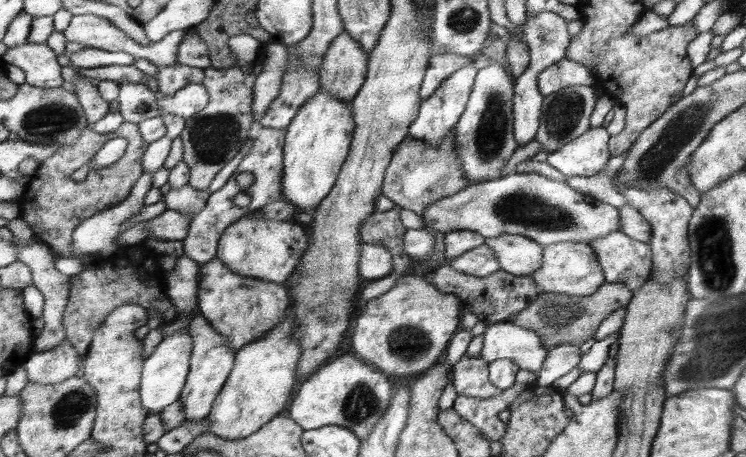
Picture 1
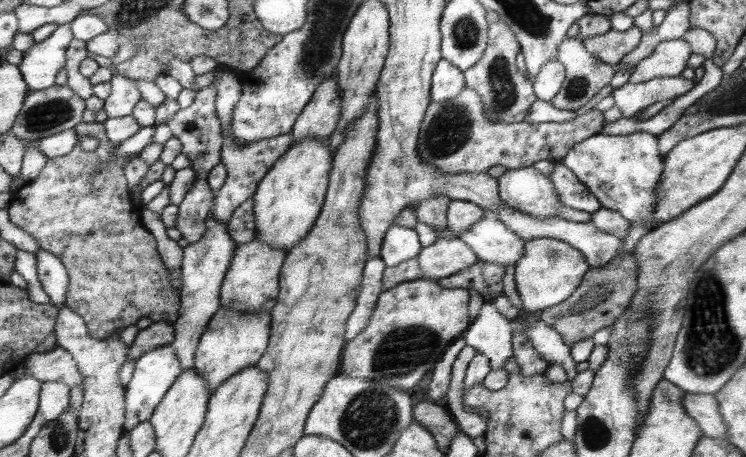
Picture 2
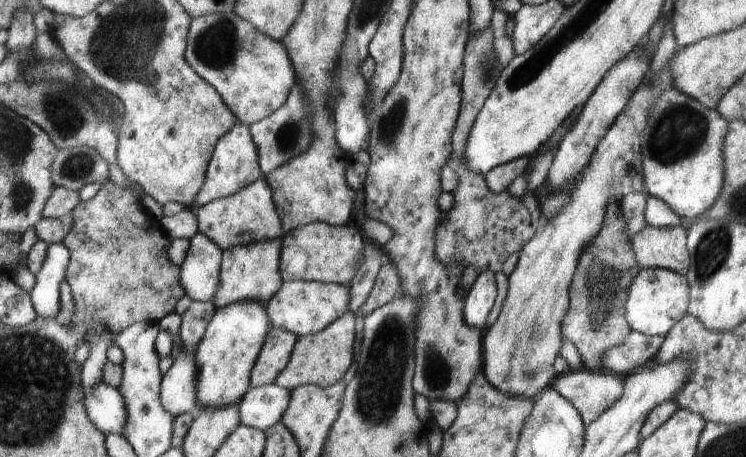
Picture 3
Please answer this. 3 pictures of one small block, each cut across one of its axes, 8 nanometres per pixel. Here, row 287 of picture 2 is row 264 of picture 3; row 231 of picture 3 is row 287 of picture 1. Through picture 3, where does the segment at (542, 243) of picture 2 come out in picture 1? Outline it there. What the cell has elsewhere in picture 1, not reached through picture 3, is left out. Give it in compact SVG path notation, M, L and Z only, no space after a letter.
M559 242L545 246L543 266L532 276L535 277L541 292L559 293L574 297L591 296L604 285L605 271L597 257L597 251L586 242Z

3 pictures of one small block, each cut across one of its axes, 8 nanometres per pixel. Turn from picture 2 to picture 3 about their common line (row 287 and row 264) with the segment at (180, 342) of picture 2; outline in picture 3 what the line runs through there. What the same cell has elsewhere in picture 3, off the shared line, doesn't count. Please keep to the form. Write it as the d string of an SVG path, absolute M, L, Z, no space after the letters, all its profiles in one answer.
M205 233L190 238L191 248L182 267L182 284L186 295L195 302L208 303L221 288L221 270L225 251Z

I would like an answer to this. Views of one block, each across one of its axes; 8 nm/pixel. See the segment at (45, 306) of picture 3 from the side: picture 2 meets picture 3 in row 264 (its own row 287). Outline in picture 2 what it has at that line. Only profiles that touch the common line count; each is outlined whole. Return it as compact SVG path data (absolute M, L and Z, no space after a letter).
M40 248L37 252L39 258L39 278L43 288L50 294L53 304L59 308L66 304L68 298L70 274L63 261L52 252Z

